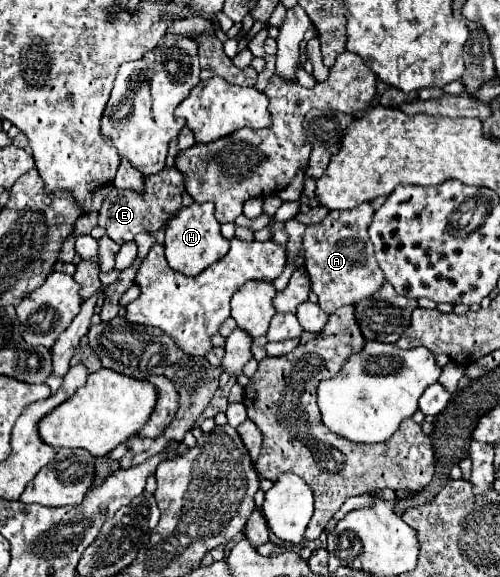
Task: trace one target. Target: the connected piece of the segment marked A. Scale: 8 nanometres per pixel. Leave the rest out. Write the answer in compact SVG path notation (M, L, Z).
M361 203L355 209L329 211L321 223L307 225L303 235L305 269L311 279L311 291L317 293L319 305L325 309L325 313L333 313L343 305L353 305L371 297L385 281L383 271L375 261L371 239L367 235L371 219L371 203Z

